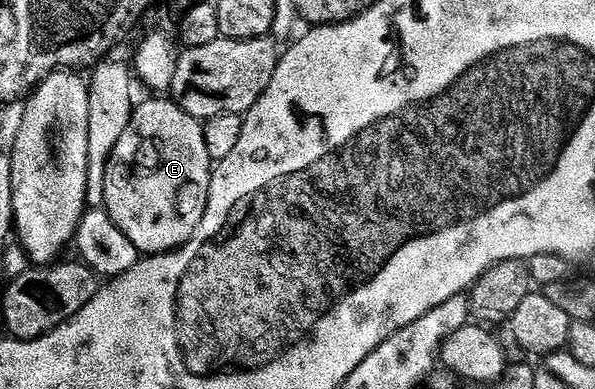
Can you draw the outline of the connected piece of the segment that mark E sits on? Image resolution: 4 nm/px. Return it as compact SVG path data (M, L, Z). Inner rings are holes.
M166 97L150 98L154 99L139 102L135 106L131 123L113 149L105 183L104 209L140 255L170 253L185 245L195 235L208 206L214 168L214 158L206 149L203 124L189 115L175 100Z

